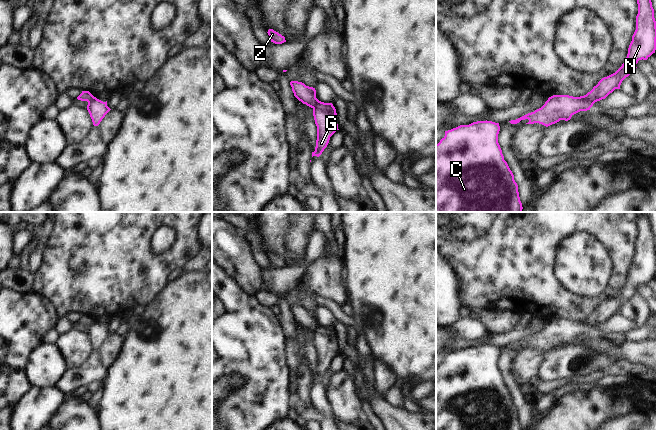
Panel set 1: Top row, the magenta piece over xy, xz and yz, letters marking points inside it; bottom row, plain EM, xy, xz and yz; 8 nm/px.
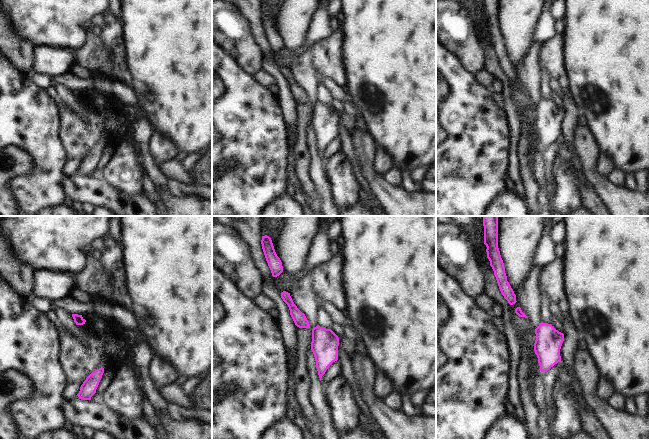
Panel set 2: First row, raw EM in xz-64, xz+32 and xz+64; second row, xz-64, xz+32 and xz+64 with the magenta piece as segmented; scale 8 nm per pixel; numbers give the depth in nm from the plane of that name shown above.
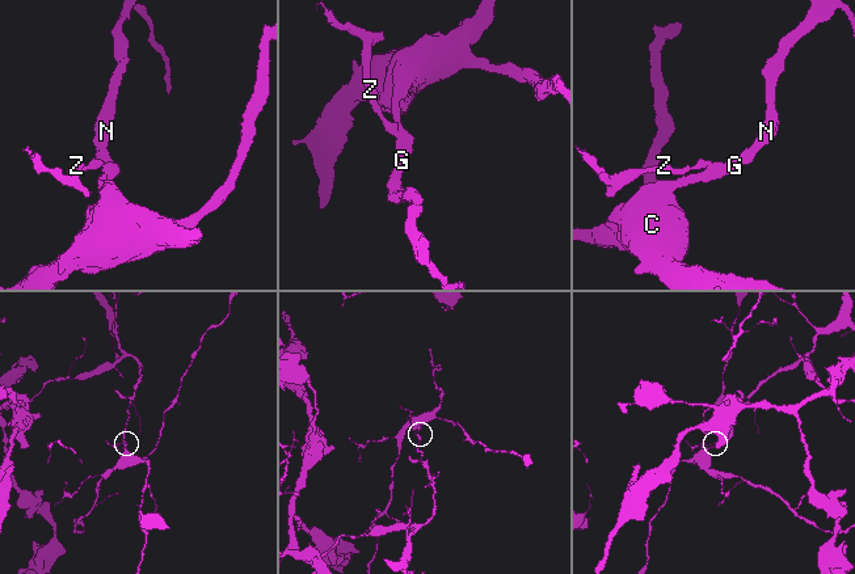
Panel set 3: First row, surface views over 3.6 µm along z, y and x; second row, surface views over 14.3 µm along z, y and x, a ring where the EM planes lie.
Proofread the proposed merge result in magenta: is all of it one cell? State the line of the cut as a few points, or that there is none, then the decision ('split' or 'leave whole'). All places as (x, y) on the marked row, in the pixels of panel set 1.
cut in xz along (318, 100), (313, 108); split

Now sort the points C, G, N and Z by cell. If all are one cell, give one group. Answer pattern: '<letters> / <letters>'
C G N / Z

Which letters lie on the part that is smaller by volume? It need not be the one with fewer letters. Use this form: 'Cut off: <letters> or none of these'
Cut off: Z

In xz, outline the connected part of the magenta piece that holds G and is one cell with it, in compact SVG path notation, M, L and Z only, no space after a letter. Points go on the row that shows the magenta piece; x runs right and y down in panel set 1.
M317 101L313 108L313 116L317 126L317 140L312 157L319 157L327 147L330 137L337 131L336 109L332 103Z

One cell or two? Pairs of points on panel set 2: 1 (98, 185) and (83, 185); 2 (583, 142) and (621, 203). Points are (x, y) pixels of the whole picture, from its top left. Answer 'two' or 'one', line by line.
1: one
2: one

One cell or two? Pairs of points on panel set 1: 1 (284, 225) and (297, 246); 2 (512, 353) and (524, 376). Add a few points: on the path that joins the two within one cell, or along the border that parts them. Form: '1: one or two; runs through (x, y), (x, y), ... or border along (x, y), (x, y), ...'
1: two; border along (294, 222), (285, 237), (289, 255)
2: two; border along (525, 347), (512, 363), (511, 372), (515, 380)

